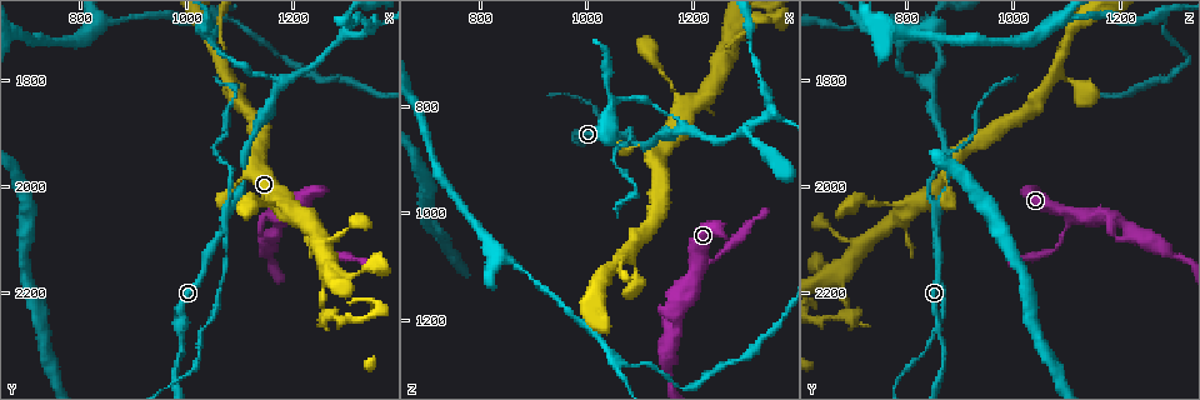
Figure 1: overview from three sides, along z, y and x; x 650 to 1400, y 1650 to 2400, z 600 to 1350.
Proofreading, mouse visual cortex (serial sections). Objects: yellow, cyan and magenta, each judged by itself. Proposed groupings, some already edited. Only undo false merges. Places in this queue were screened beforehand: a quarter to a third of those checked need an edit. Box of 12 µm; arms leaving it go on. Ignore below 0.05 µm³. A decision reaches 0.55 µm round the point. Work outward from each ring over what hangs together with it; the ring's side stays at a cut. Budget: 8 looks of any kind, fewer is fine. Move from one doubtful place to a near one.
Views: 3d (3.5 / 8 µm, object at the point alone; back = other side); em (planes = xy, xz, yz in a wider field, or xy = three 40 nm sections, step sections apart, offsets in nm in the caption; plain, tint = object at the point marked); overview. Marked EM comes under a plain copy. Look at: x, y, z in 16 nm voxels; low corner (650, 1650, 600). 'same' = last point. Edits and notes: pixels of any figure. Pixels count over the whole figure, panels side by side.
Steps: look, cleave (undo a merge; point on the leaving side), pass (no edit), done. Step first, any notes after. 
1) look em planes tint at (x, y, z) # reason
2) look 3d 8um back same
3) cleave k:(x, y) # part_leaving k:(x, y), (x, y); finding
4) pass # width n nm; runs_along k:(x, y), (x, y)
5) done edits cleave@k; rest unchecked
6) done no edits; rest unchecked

look 3d 3.5um at (1075, 2055, 855) # three arms meet

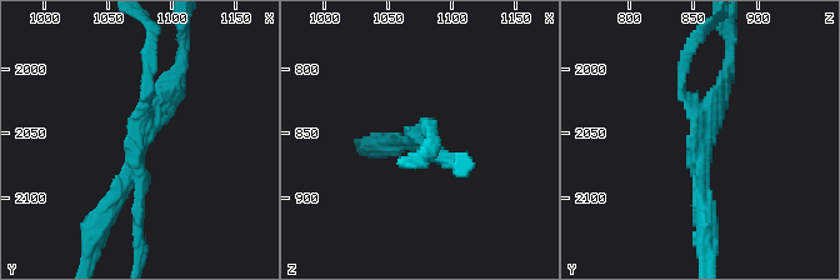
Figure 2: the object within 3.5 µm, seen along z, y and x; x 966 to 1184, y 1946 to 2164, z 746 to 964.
look em xy step 5 tint at (1074, 2052, 858) # arms 3; arm_widths 150, 200, 200 nm; need the tissue

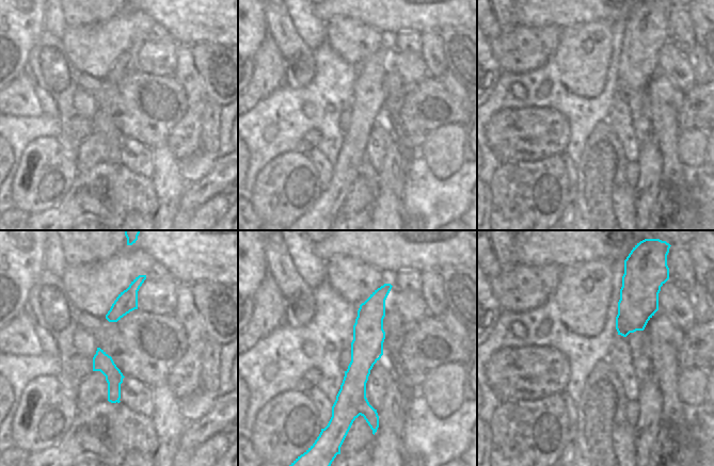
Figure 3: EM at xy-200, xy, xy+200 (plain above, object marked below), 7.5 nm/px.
cleave 2:(150, 65) # a second cell is stuck on

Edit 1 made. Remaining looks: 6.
look 3d 3.5um at (1055, 1745, 1095) # two arms in line, one across

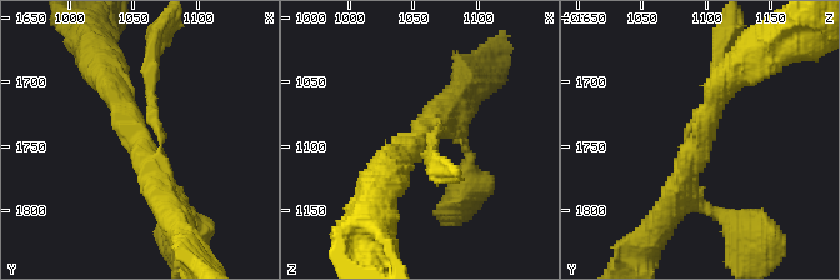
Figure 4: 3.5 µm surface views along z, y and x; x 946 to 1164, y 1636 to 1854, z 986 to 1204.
look em xy step 2 tint at (1054, 1742, 1096) # arms 3; arm_widths 150, 300, 350 nm

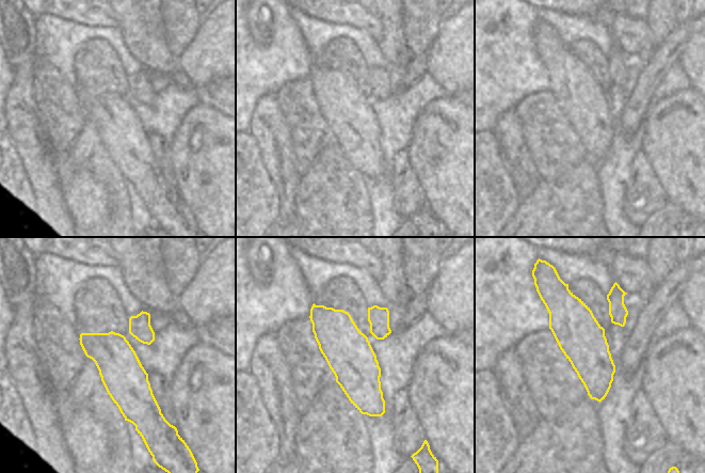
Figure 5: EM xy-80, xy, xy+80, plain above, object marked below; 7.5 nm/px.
look em planes tint same

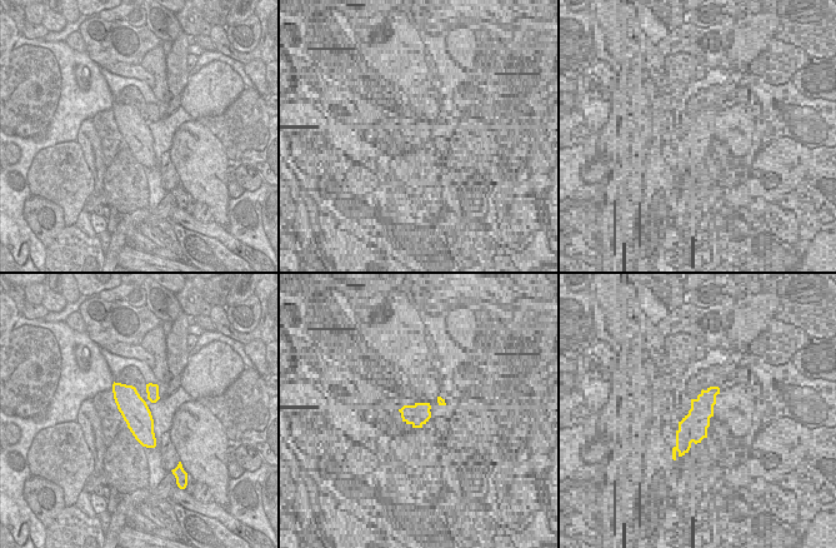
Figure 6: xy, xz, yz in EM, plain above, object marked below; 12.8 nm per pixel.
pass # width 360 nm; runs_along 4:(169, 208), (134, 124), (103, 74); continuous, no second cell

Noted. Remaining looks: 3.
look 3d 3.5um at (1180, 1810, 845) # a narrow waist

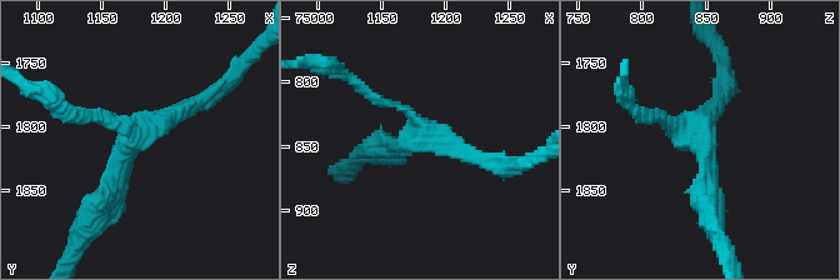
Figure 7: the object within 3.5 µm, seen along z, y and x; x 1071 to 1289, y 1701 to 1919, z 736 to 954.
look em xy step 3 tint at (1178, 1808, 846) # arms 3; arm_widths 150, 200, 300 nm; shape alone is not enough

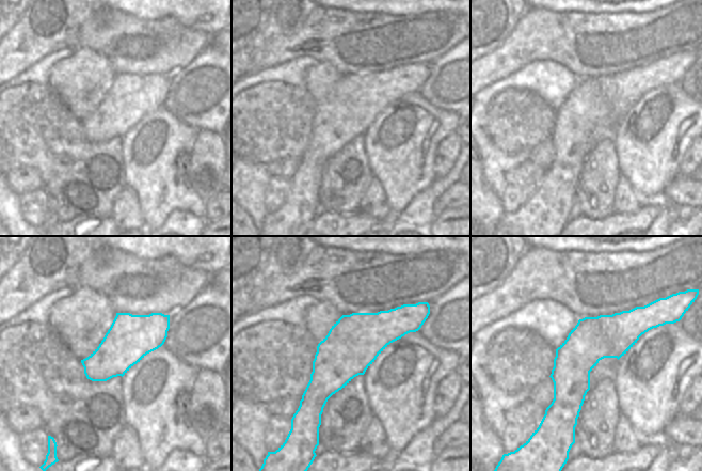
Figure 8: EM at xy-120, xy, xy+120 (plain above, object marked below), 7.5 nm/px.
pass # width 400 nm; runs_along 7:(96, 205), (124, 148), (208, 94); all the same cell

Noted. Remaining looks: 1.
done edits cleave@2; rest unchecked

